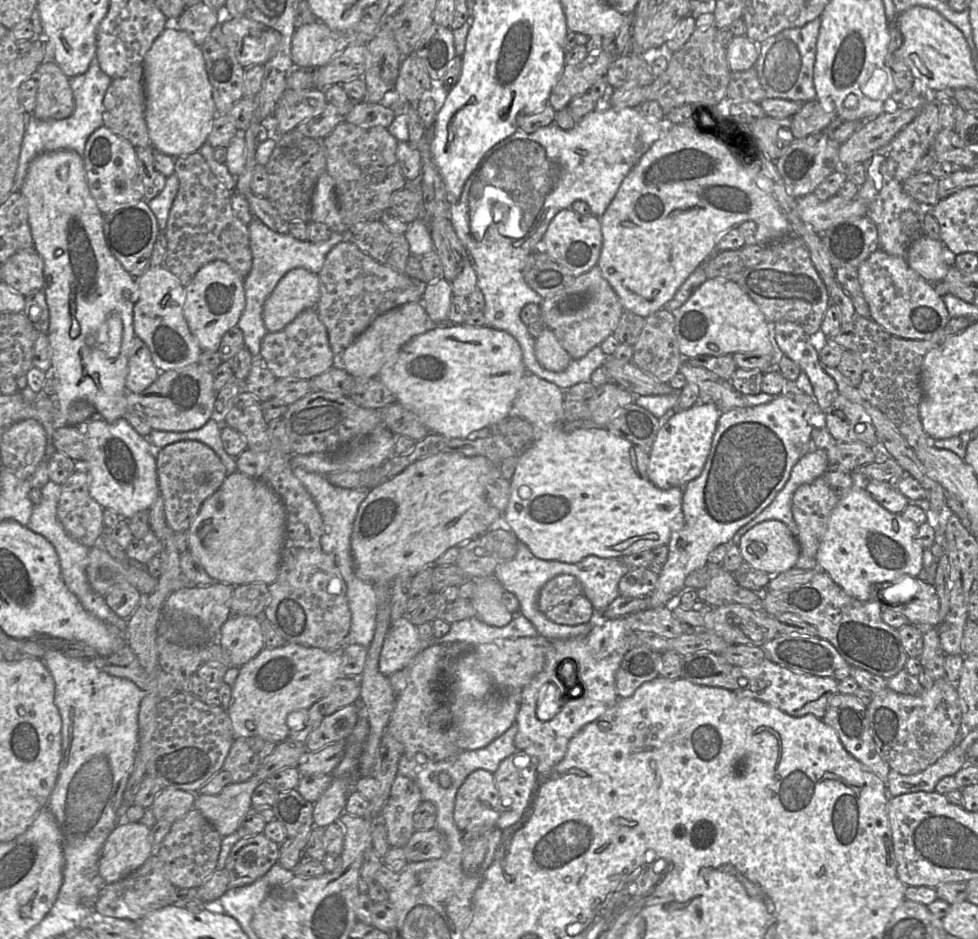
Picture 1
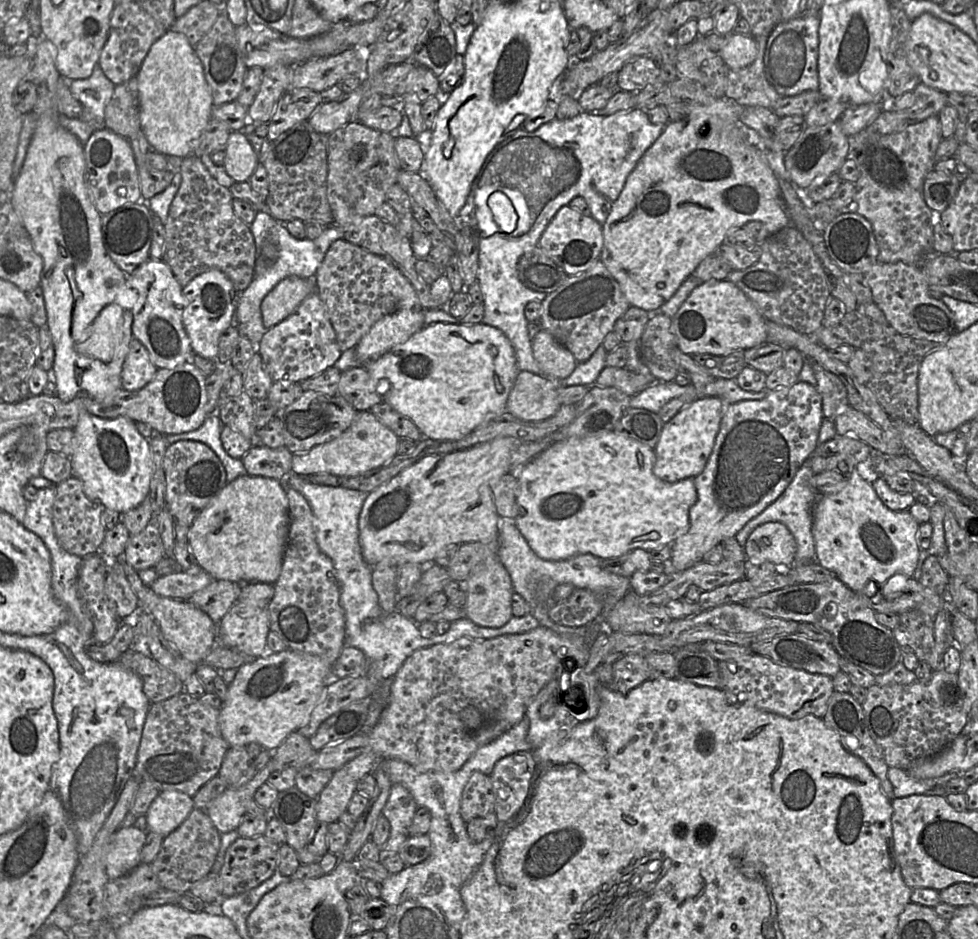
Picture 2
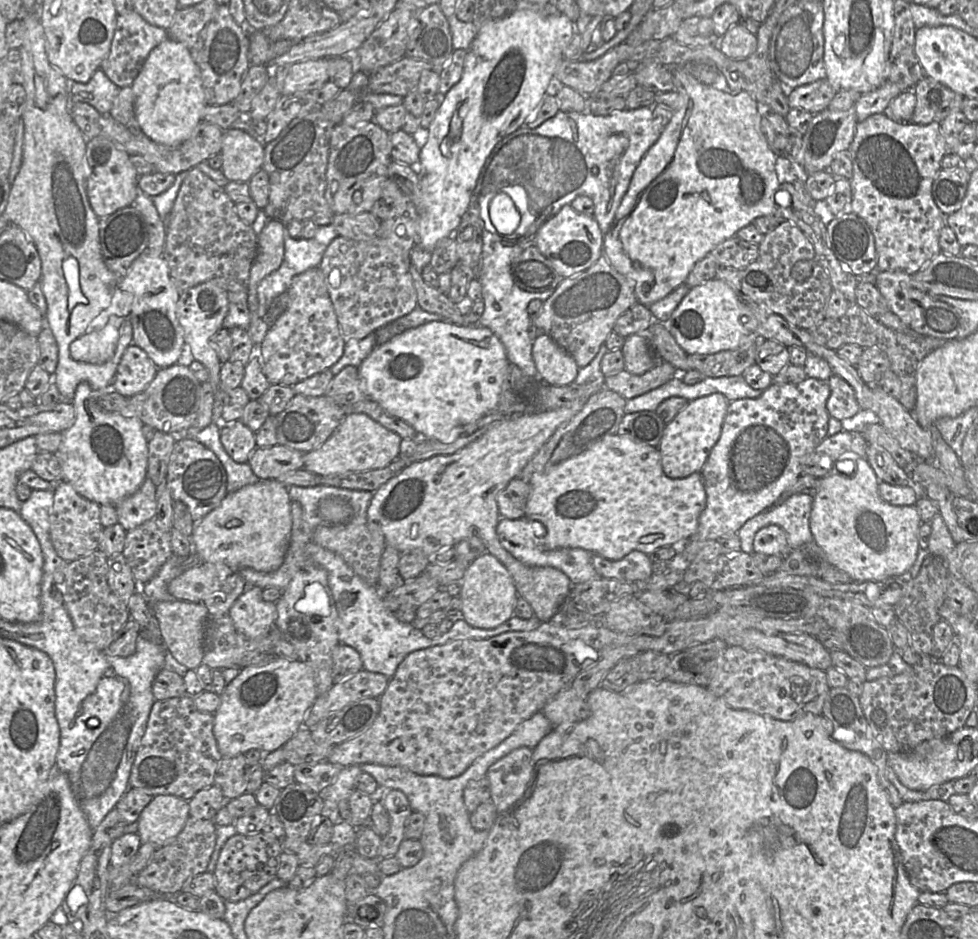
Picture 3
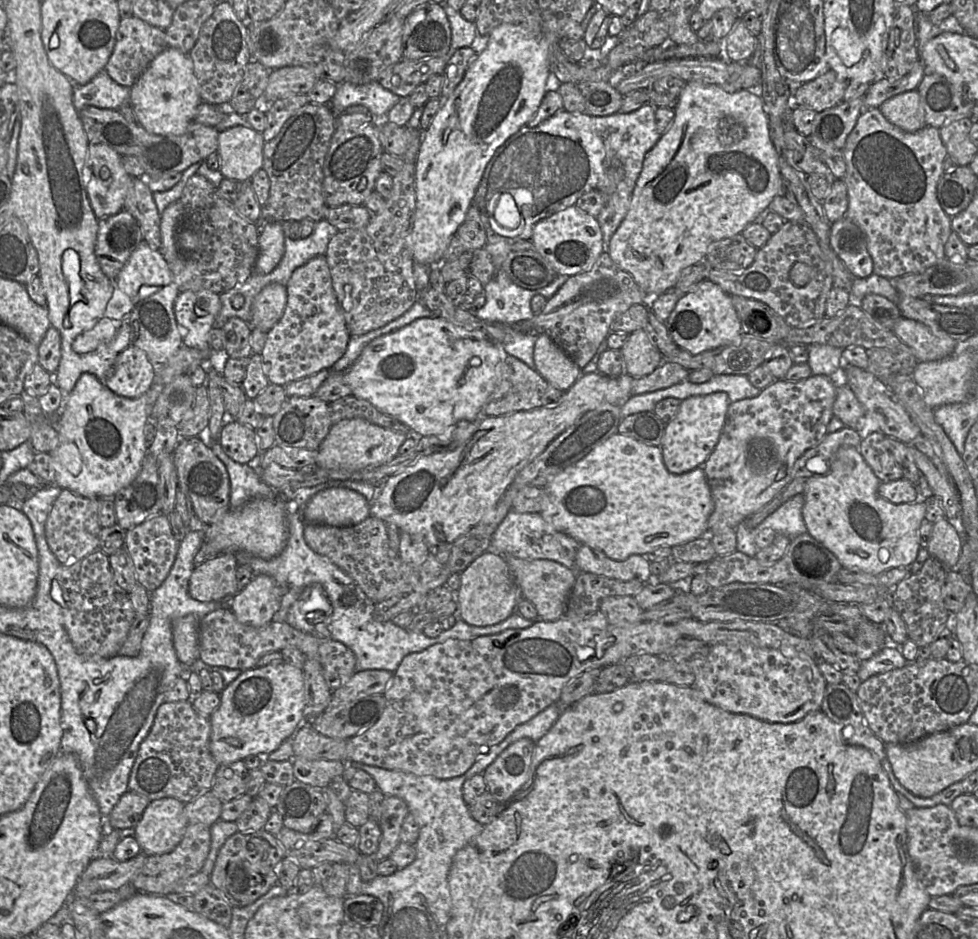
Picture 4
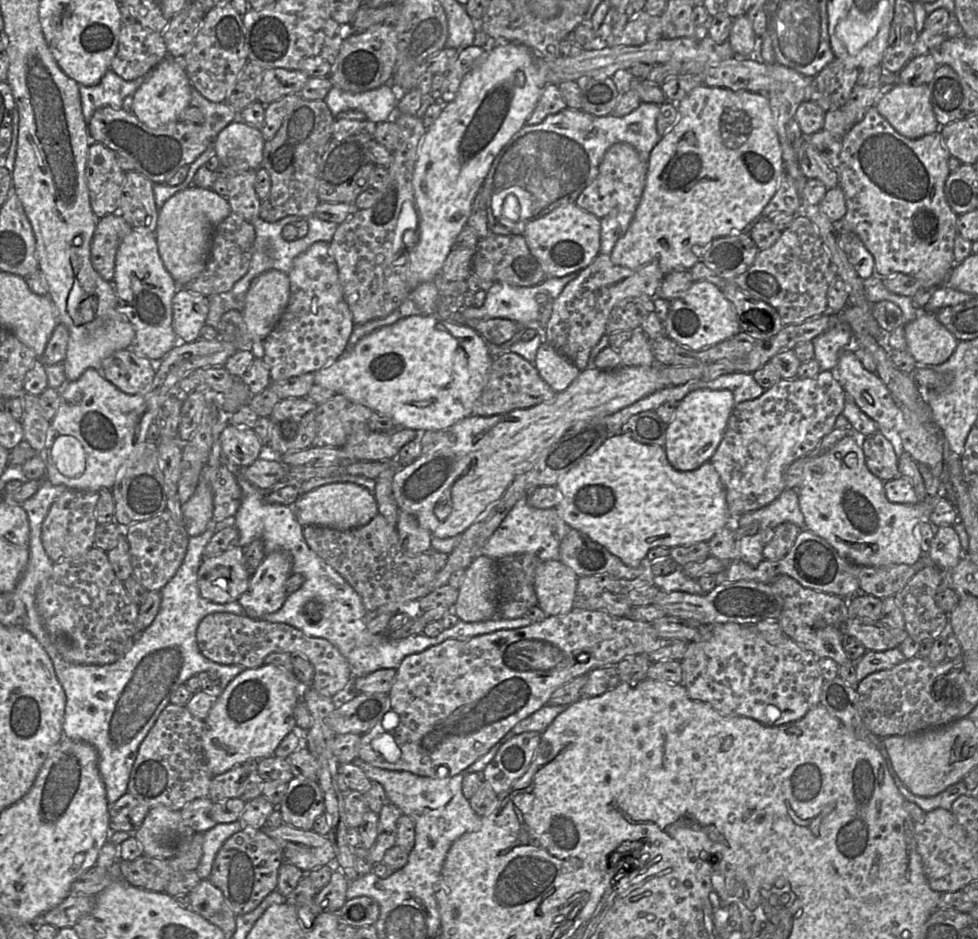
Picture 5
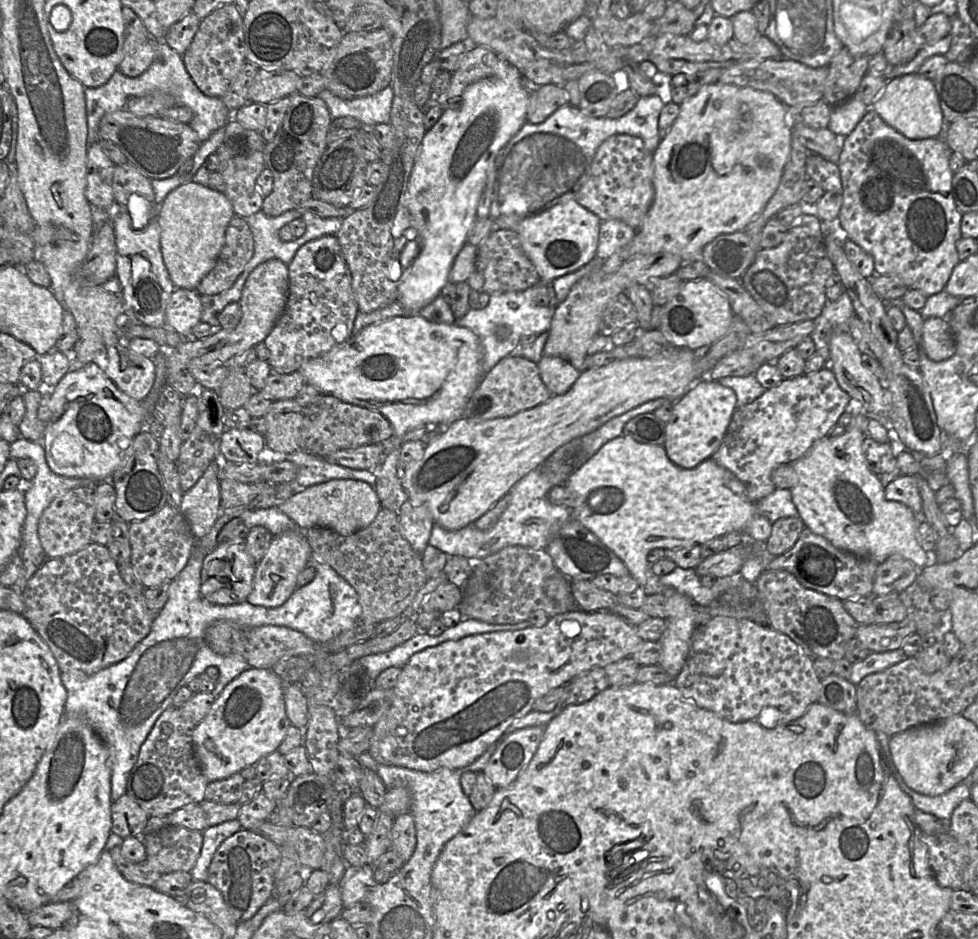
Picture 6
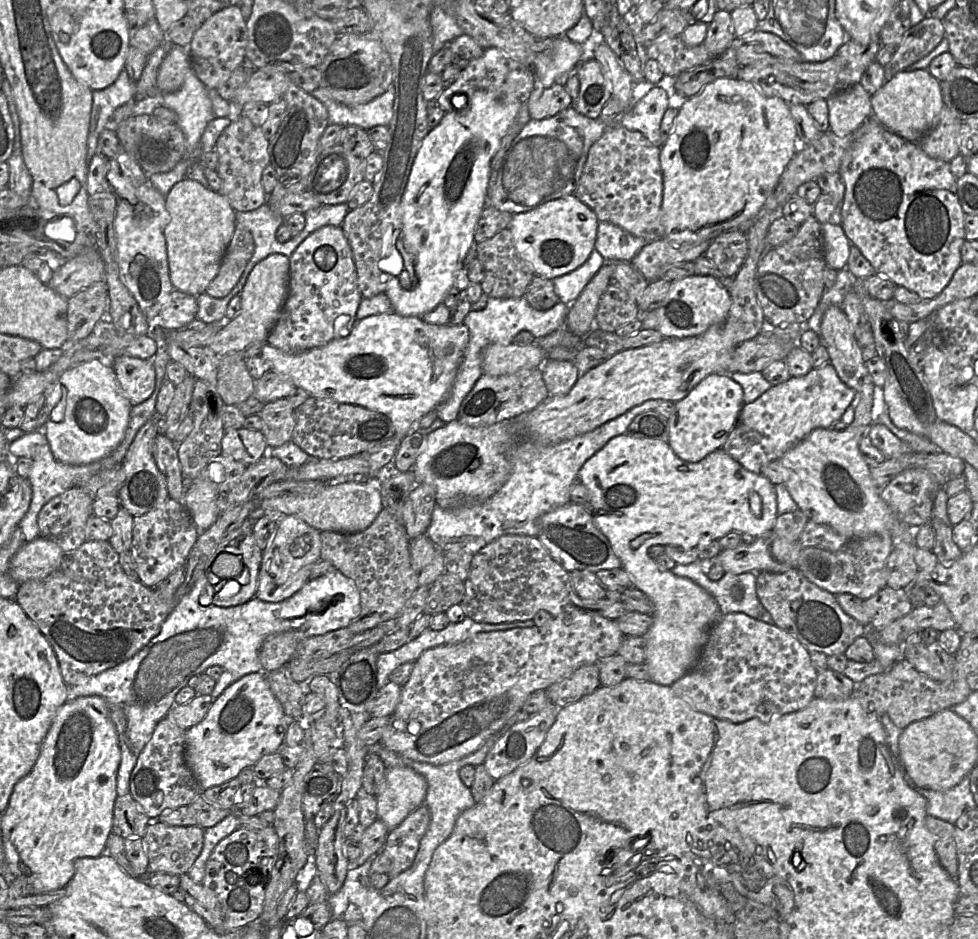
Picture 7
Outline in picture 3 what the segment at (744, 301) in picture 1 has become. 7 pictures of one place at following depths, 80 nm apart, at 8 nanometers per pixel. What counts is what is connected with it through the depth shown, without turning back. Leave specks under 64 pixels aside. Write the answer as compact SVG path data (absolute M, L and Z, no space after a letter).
M709 280L691 288L666 323L677 344L688 354L714 354L739 347L748 336L755 336L756 317L751 307L722 280Z

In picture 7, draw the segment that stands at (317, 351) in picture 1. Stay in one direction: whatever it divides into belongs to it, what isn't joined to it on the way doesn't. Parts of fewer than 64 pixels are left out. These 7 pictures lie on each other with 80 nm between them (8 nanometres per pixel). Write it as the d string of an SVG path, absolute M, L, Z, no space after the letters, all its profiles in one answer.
M323 226L311 233L289 257L289 293L267 344L287 353L298 354L321 347L333 339L347 337L356 322L362 300L351 246L341 226Z

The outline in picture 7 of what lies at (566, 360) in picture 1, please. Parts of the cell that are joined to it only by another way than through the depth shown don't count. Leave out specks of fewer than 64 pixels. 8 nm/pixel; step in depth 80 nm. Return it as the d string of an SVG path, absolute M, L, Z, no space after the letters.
M546 359L541 371L550 396L566 395L580 377L574 363L566 360Z

